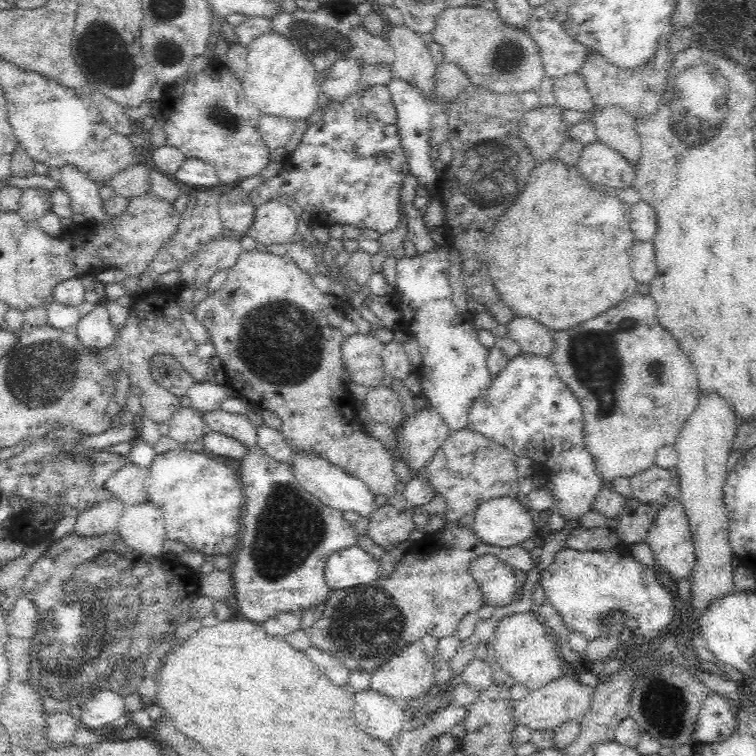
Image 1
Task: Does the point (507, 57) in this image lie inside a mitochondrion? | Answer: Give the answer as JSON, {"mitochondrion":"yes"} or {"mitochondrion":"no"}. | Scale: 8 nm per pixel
{"mitochondrion":"yes"}

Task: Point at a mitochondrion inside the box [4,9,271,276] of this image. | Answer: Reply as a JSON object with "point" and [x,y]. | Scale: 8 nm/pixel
{"point":[103,57]}

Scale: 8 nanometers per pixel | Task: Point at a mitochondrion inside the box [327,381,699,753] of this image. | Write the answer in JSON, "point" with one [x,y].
{"point":[665,705]}

